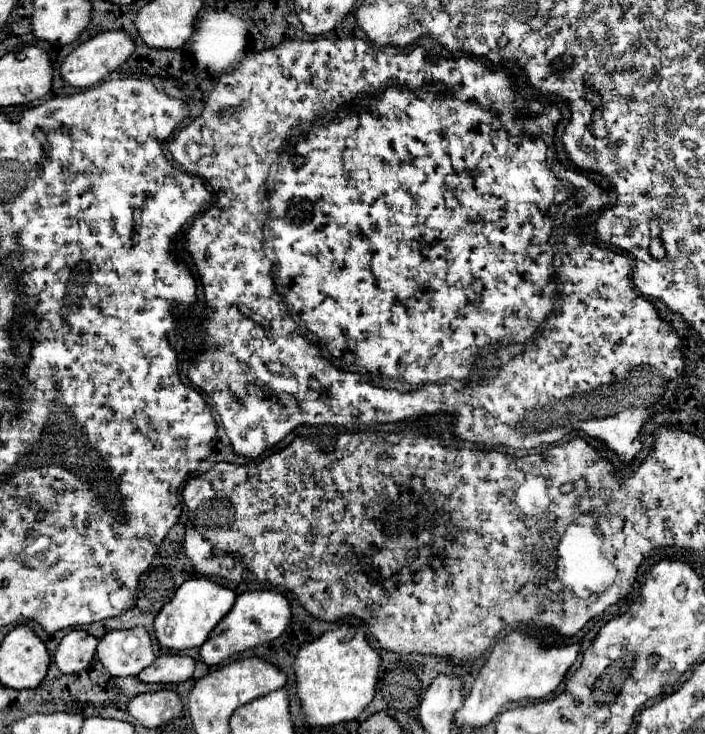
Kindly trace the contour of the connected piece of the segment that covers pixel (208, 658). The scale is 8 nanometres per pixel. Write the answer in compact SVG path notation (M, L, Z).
M253 590L253 592L243 592L237 596L235 606L229 610L227 618L215 626L215 630L209 634L207 642L199 648L199 656L207 666L217 666L223 660L245 652L247 648L255 648L259 644L267 644L281 636L291 620L291 610L289 602L283 594L277 590Z

